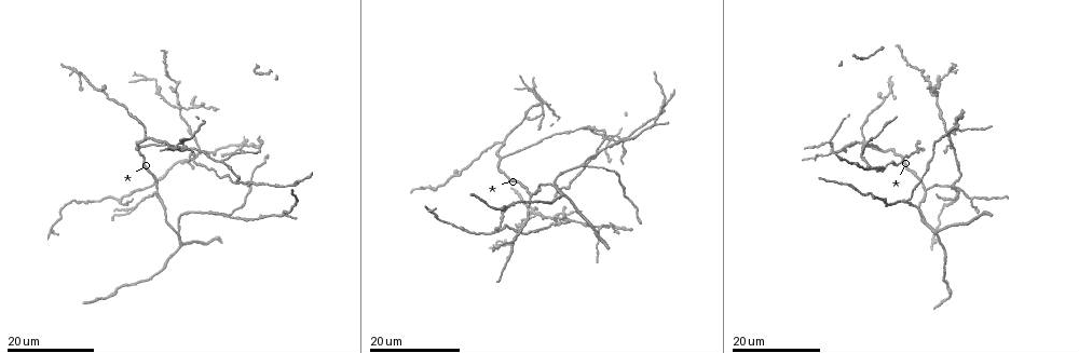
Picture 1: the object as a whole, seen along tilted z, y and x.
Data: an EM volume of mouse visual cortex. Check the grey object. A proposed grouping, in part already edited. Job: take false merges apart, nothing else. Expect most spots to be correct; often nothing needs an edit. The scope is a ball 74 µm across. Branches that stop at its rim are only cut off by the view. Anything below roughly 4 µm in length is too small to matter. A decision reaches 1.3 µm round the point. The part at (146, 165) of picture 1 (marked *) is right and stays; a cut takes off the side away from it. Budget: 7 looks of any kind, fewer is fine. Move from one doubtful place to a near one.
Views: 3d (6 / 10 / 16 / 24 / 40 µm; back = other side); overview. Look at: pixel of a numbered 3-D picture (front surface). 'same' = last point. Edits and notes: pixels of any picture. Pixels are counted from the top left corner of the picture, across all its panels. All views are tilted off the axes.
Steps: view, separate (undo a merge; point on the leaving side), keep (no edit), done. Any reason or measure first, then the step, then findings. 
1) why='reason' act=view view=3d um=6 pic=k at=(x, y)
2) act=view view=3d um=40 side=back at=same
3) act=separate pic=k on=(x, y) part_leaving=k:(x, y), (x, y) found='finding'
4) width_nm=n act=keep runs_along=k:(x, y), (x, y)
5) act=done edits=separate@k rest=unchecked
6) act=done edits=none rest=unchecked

why='four or more arms meet' act=view view=3d um=24 pic=1 at=(177, 107)

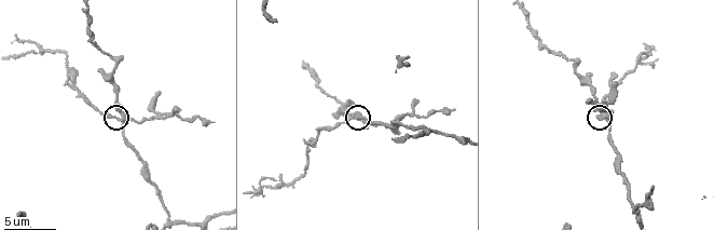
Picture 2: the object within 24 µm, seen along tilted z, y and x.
act=view view=3d um=6 pic=2 at=(602, 119)

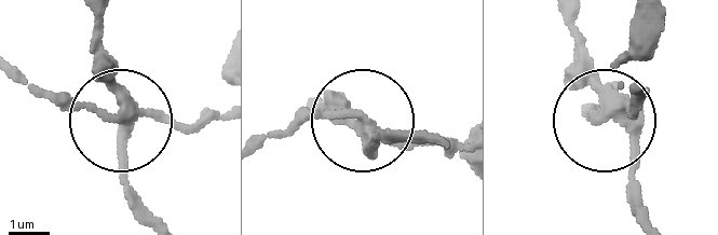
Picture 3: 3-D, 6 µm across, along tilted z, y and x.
act=separate pic=3 on=(183, 126) part_leaving=3:(127, 114), (59, 109), (27, 83) found='two cells meet here'

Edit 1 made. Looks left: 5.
why='see it whole again' act=view view=overview

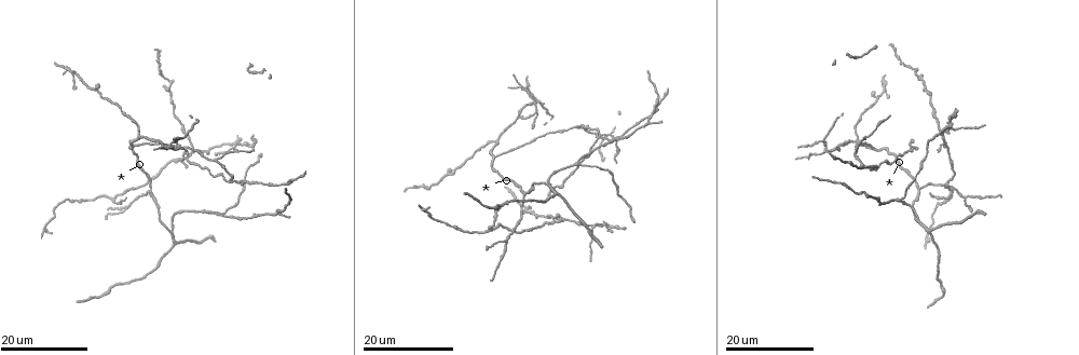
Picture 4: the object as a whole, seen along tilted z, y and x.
act=view view=3d um=24 pic=4 at=(497, 141)

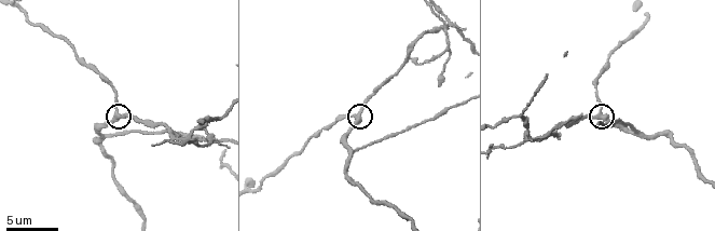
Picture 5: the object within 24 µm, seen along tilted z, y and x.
act=view view=3d um=6 pic=5 at=(115, 109)

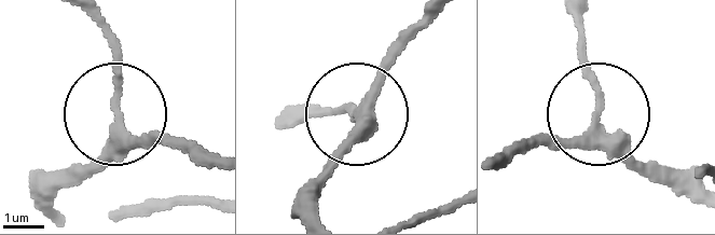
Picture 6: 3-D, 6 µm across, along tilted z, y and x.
why='other side' act=view view=3d um=6 side=back pic=6 at=(596, 118)

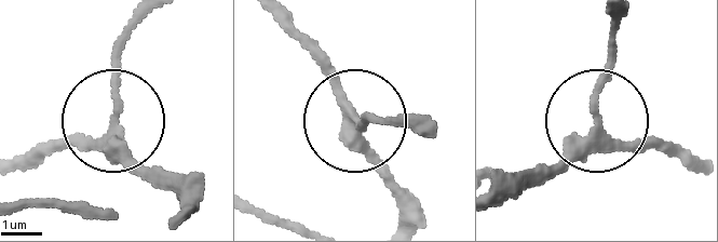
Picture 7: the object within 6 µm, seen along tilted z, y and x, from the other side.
width_nm=260 act=keep runs_along=7:(181, 212), (111, 125), (38, 163) found='all the same cell'

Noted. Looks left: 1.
act=done edits=separate@3 rest=unchecked

